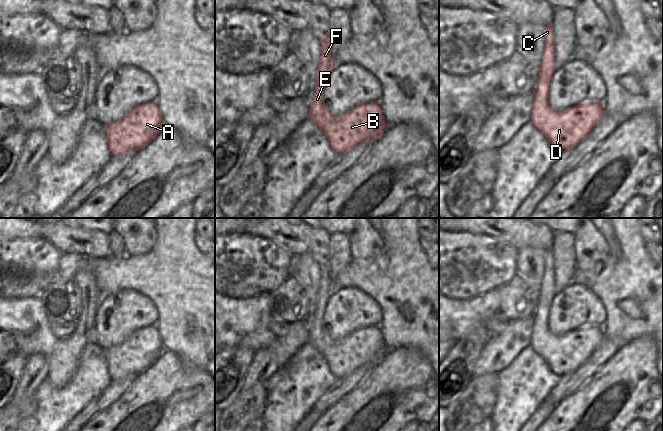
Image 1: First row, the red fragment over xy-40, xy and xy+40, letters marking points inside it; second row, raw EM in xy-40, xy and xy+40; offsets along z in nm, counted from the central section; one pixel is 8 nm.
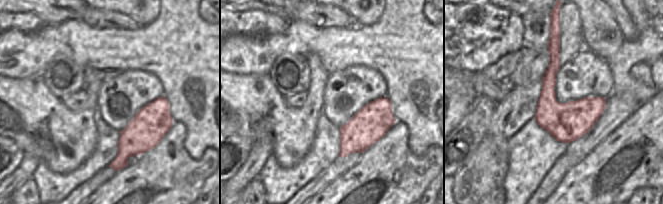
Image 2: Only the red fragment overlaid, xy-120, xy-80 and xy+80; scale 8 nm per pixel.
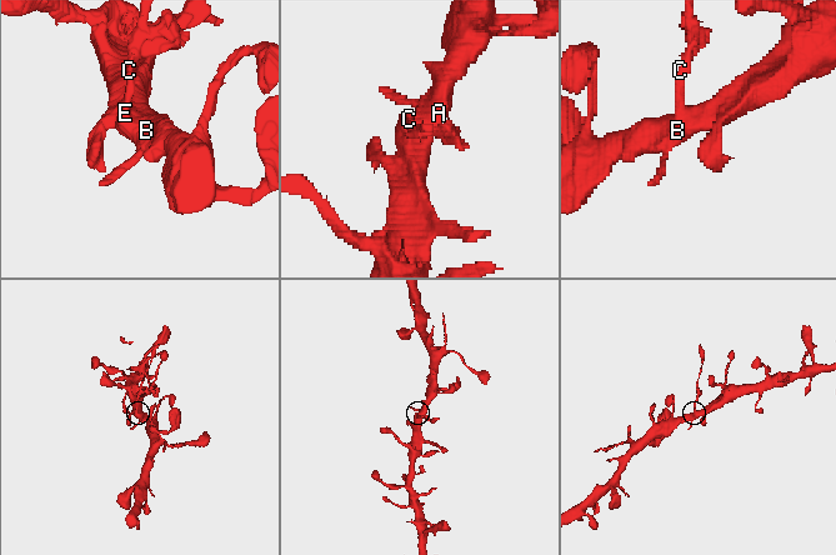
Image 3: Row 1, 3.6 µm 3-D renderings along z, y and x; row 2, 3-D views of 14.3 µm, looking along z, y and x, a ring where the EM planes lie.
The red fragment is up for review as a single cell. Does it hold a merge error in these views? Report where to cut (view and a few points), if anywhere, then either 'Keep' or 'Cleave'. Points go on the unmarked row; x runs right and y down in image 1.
Split along xy+40 (541, 287), (544, 289), (546, 301), (550, 304). Cleave.

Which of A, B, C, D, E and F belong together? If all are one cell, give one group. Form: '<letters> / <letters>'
A B D E / C F

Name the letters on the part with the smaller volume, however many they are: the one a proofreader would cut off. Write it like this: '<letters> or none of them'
C, F

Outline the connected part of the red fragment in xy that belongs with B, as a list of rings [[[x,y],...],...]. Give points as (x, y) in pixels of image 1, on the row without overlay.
[[[319,289],[307,344],[327,361],[333,376],[342,378],[366,364],[375,365],[381,360],[387,349],[379,326],[360,328],[340,340],[332,340],[323,327],[325,307]]]

